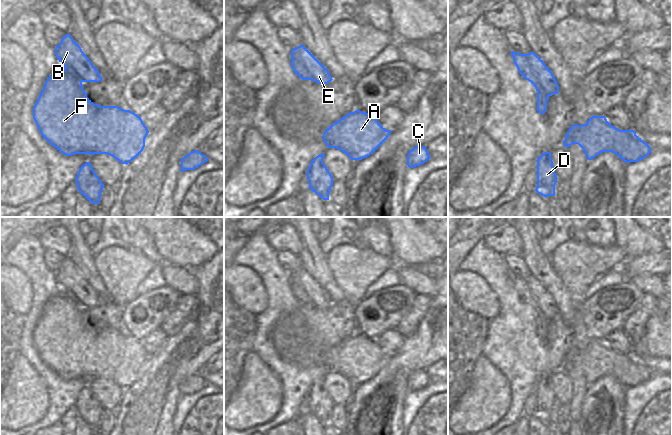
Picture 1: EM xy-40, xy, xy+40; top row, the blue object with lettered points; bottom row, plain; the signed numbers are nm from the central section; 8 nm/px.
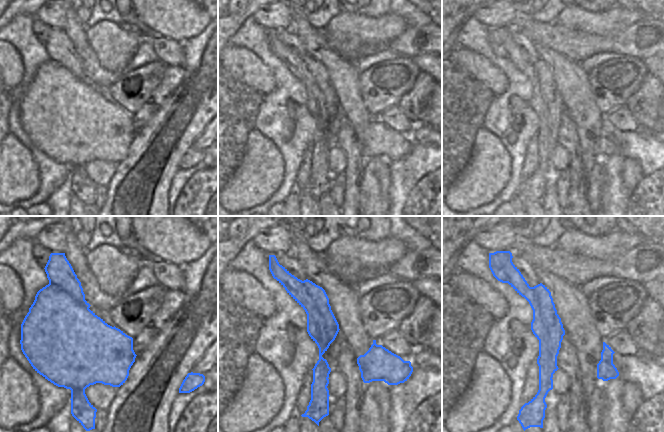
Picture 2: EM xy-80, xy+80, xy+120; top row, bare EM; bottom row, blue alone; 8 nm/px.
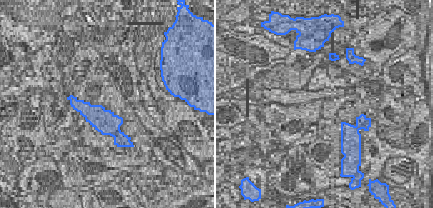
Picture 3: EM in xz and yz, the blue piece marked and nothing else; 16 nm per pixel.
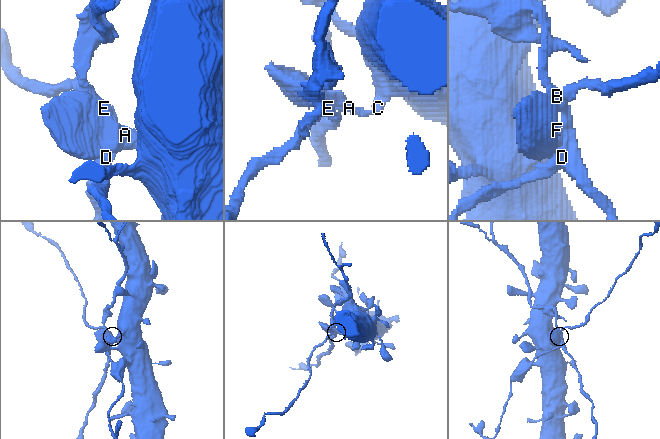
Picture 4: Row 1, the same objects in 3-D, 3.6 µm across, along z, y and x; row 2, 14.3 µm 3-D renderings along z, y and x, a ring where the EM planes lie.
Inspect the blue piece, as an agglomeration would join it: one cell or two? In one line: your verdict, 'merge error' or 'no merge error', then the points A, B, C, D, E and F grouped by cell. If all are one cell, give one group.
merge error; A B C E F / D

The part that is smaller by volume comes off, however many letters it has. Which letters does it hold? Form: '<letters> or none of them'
D

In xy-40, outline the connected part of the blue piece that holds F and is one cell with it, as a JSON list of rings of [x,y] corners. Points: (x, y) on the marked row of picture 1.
[[[70,34],[55,47],[55,55],[65,68],[47,78],[33,107],[33,119],[43,138],[66,156],[108,154],[126,165],[137,158],[149,133],[141,116],[118,106],[94,104],[87,97],[82,83],[100,82],[103,78]]]

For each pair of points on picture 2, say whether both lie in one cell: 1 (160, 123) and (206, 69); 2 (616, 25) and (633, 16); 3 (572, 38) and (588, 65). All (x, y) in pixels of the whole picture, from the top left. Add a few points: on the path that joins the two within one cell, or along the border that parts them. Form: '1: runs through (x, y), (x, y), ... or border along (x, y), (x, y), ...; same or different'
1: runs through (173, 110), (201, 83); same
2: runs through (620, 21), (623, 18), (629, 17); same
3: border along (607, 52), (592, 54), (579, 63); different

